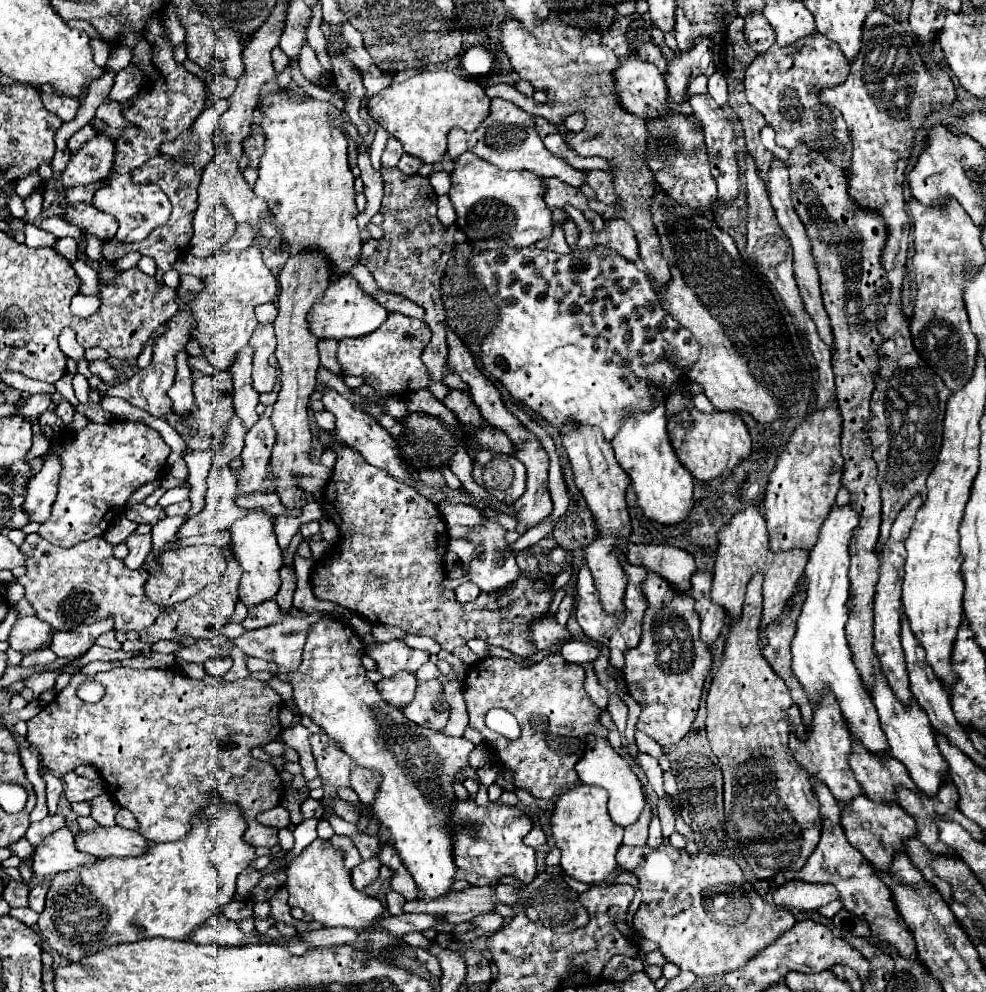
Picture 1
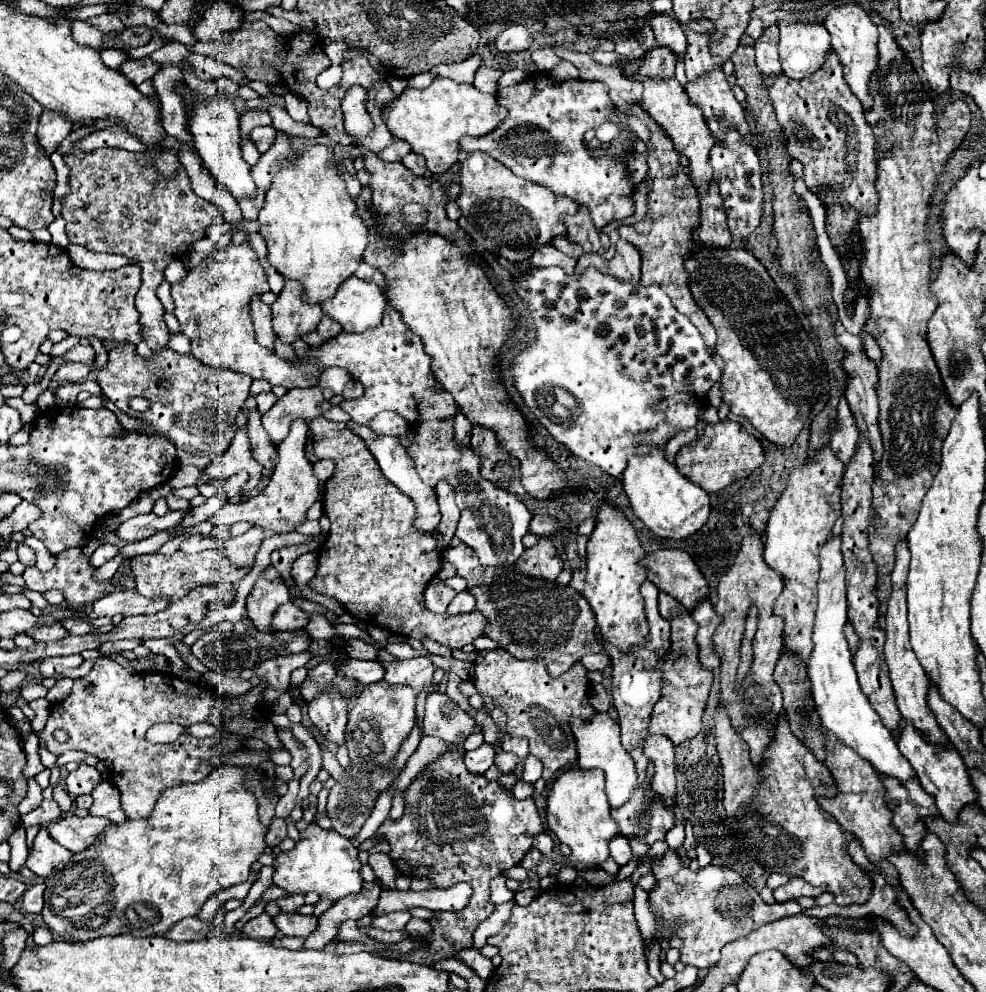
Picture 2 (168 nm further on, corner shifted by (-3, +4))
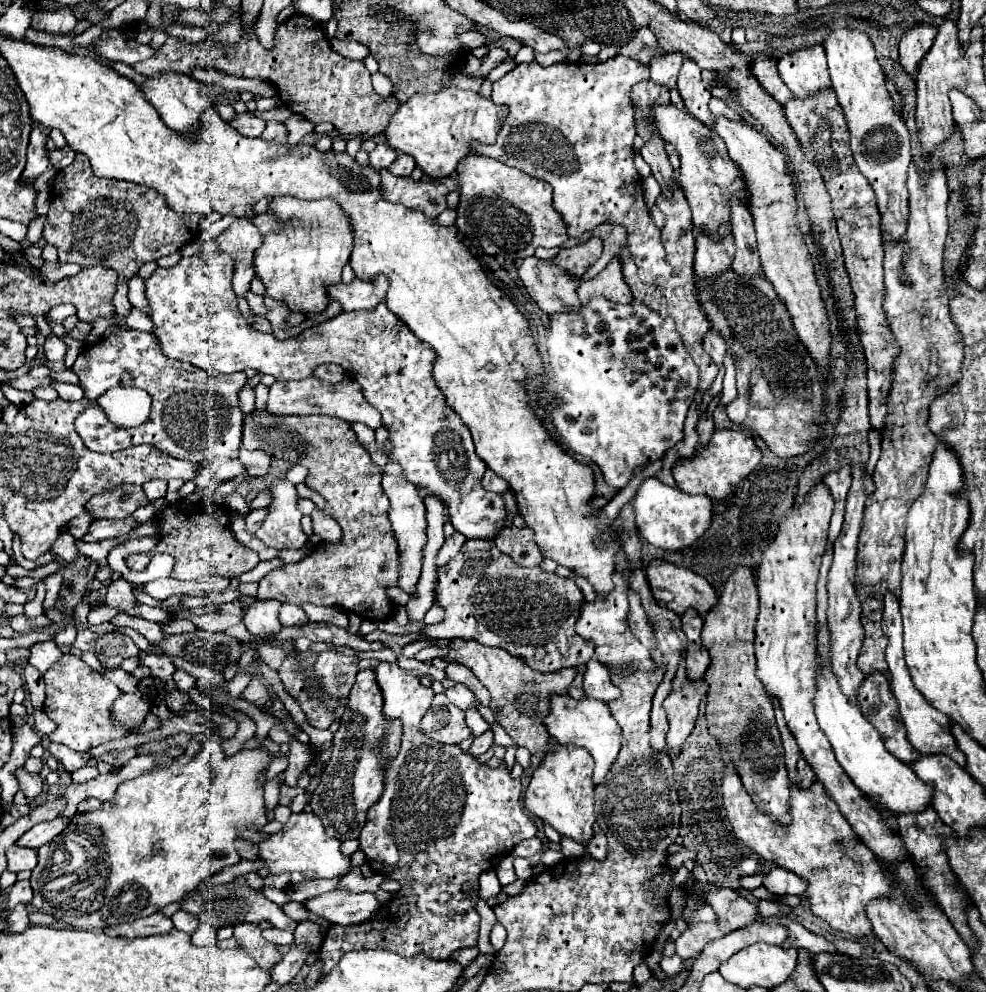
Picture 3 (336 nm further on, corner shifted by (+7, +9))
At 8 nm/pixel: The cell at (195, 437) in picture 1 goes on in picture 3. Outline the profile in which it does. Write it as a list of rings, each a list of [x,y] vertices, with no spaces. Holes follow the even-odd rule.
[[[113,328],[97,344],[83,346],[73,364],[73,372],[79,378],[85,398],[91,402],[75,420],[75,430],[89,450],[117,452],[137,444],[153,444],[161,452],[189,462],[239,456],[243,412],[237,394],[247,382],[245,372],[211,374],[195,370],[191,364],[167,358],[159,346],[155,346],[155,338],[151,338],[149,332],[125,328]],[[113,386],[145,388],[151,394],[153,412],[143,426],[135,430],[115,430],[115,426],[107,422],[103,410],[95,402]]]

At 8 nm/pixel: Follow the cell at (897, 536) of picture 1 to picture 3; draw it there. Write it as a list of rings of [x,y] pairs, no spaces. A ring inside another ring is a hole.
[[[887,594],[885,598],[885,612],[883,612],[883,632],[885,636],[889,638],[889,644],[887,644],[887,650],[885,650],[885,656],[887,656],[887,666],[889,666],[889,672],[891,672],[891,690],[897,698],[897,704],[899,704],[899,712],[901,712],[901,718],[903,718],[903,724],[907,726],[907,738],[909,742],[913,744],[913,748],[921,754],[945,754],[949,758],[955,758],[955,762],[965,768],[965,754],[957,748],[957,742],[951,734],[951,720],[935,710],[925,698],[923,694],[913,686],[911,682],[911,676],[909,676],[909,670],[907,670],[907,664],[905,664],[905,658],[903,658],[903,626],[901,626],[901,614],[899,614],[899,602],[893,594]]]

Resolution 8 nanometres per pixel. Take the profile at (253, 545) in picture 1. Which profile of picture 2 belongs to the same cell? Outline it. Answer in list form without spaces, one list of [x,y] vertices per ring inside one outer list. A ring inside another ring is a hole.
[[[263,573],[259,575],[253,591],[247,597],[247,615],[259,631],[269,631],[269,619],[273,611],[289,601],[289,589],[281,579],[269,581]]]

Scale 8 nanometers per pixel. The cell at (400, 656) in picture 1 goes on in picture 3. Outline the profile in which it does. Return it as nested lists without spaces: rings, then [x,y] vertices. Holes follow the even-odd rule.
[[[381,662],[377,668],[375,668],[375,674],[377,674],[377,682],[381,686],[381,692],[383,692],[383,716],[387,720],[399,720],[401,722],[401,730],[403,730],[403,738],[401,738],[401,748],[397,752],[395,758],[391,758],[387,764],[385,764],[385,792],[383,796],[379,798],[379,802],[375,806],[371,806],[371,810],[367,812],[369,818],[367,818],[367,824],[365,828],[361,830],[361,836],[359,836],[359,846],[361,846],[361,852],[367,856],[367,864],[373,872],[377,874],[383,874],[383,876],[389,876],[393,880],[397,880],[401,884],[401,890],[399,890],[399,896],[397,898],[391,898],[387,904],[381,904],[381,908],[377,910],[375,916],[371,916],[367,922],[363,924],[357,924],[357,926],[339,926],[339,924],[333,924],[329,930],[327,930],[327,936],[321,944],[321,960],[323,960],[323,970],[321,970],[321,976],[325,976],[327,972],[331,972],[339,958],[345,954],[345,952],[351,952],[351,950],[389,950],[389,952],[397,952],[399,956],[415,956],[419,952],[425,952],[425,954],[431,954],[433,958],[451,958],[451,954],[455,950],[461,950],[461,948],[469,948],[469,946],[475,946],[477,944],[477,934],[479,934],[479,914],[475,910],[475,902],[479,900],[479,892],[477,892],[477,878],[481,872],[485,870],[493,870],[503,858],[507,858],[513,850],[513,846],[525,838],[533,838],[537,834],[537,828],[533,824],[533,820],[525,814],[523,806],[521,806],[521,780],[519,778],[511,778],[509,774],[509,768],[505,766],[499,766],[499,768],[489,768],[485,764],[481,764],[475,756],[471,754],[465,754],[459,746],[445,746],[445,744],[439,744],[431,738],[427,738],[427,734],[423,734],[423,730],[419,728],[421,724],[421,716],[425,716],[425,712],[429,710],[431,706],[431,700],[433,700],[433,690],[431,688],[425,688],[421,686],[419,678],[409,674],[407,670],[401,670],[397,664],[387,664],[387,662]],[[463,884],[471,884],[471,892],[463,892]]]

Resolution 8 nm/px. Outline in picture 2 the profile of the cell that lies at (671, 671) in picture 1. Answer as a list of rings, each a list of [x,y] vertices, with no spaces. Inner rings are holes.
[[[659,593],[659,613],[663,619],[671,623],[671,647],[669,651],[657,661],[657,671],[661,673],[661,699],[657,701],[651,721],[649,721],[649,735],[665,735],[675,745],[693,739],[701,731],[701,717],[709,697],[709,689],[713,683],[713,671],[705,669],[699,663],[699,645],[695,643],[697,635],[697,621],[691,617],[691,611],[681,607],[677,599],[667,593]]]

